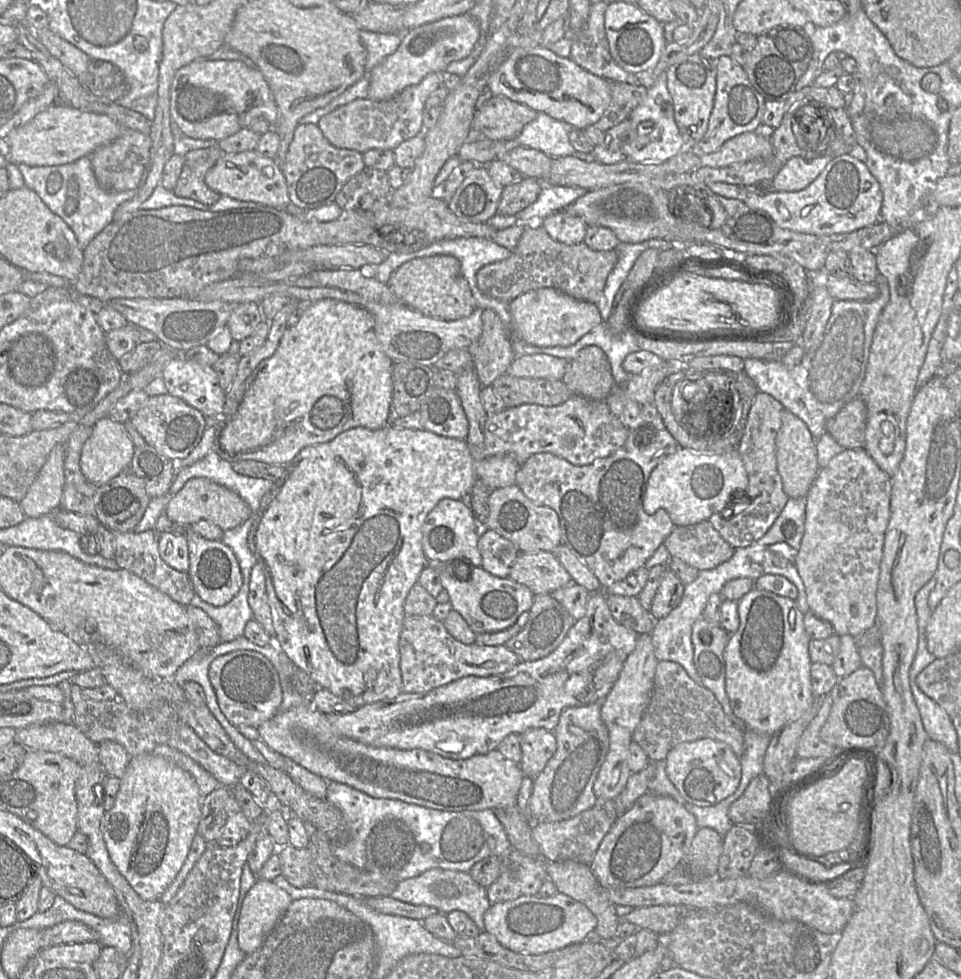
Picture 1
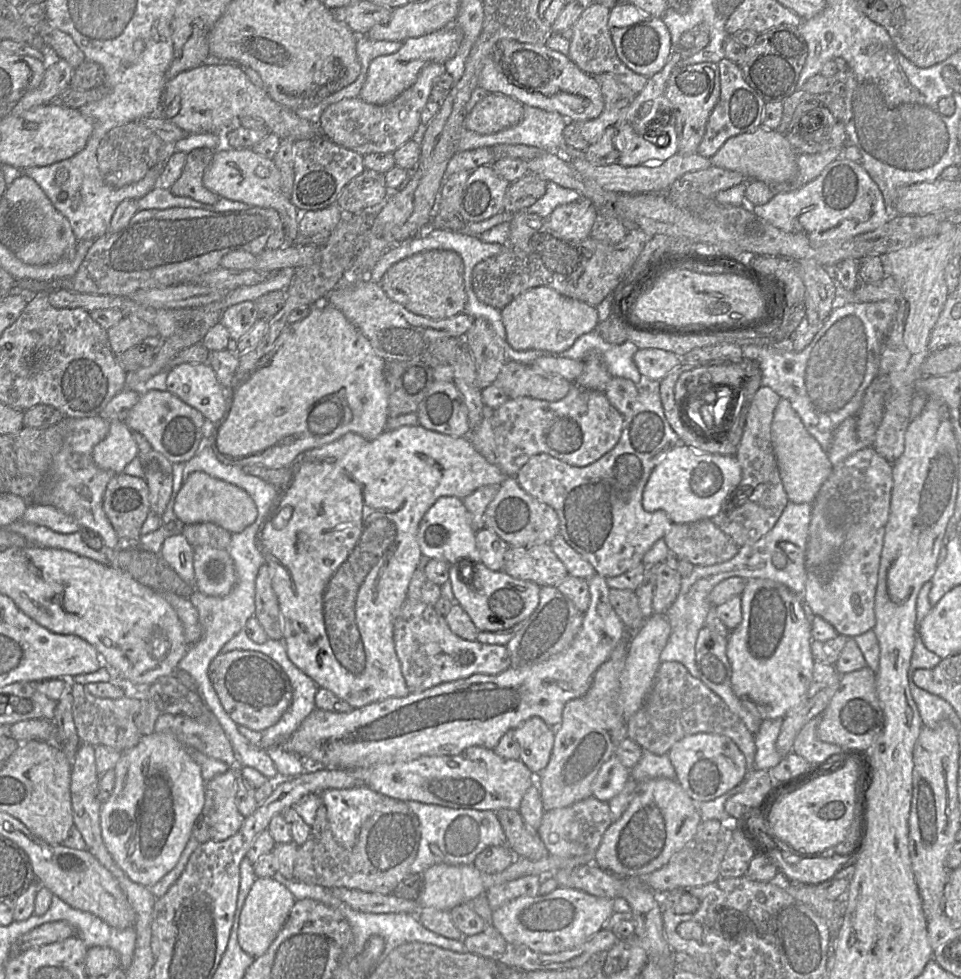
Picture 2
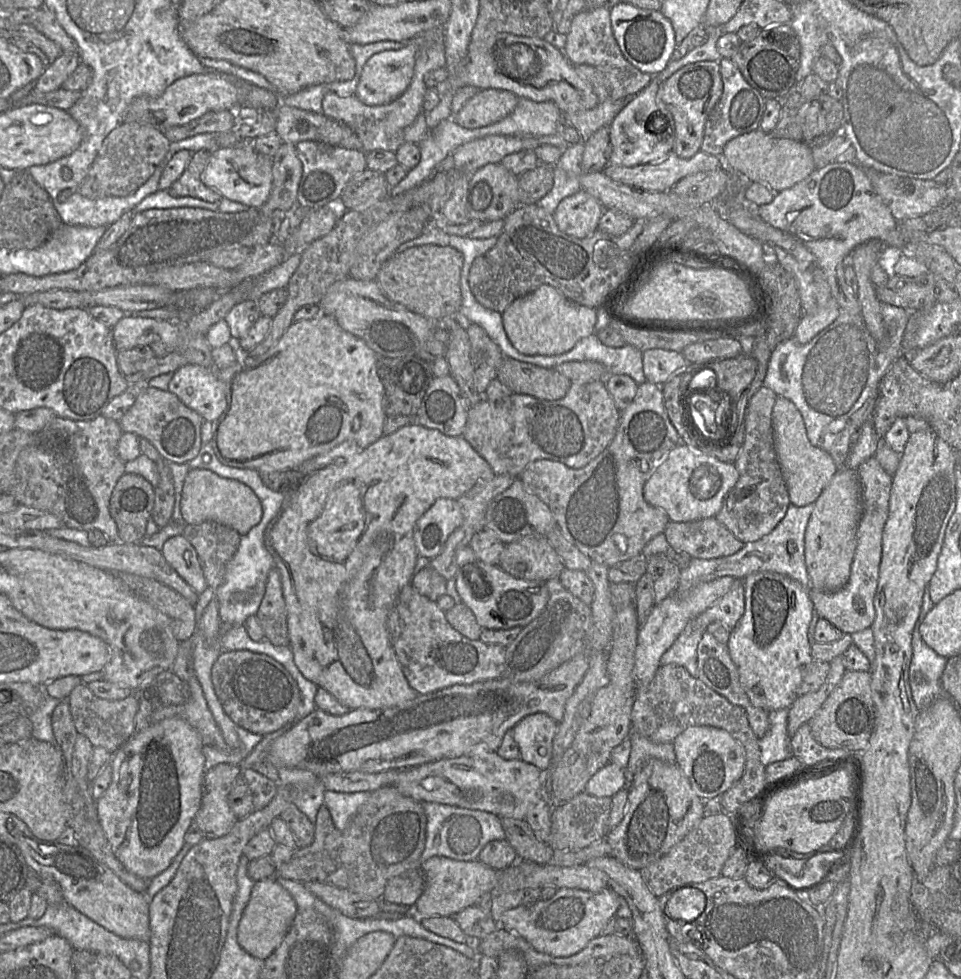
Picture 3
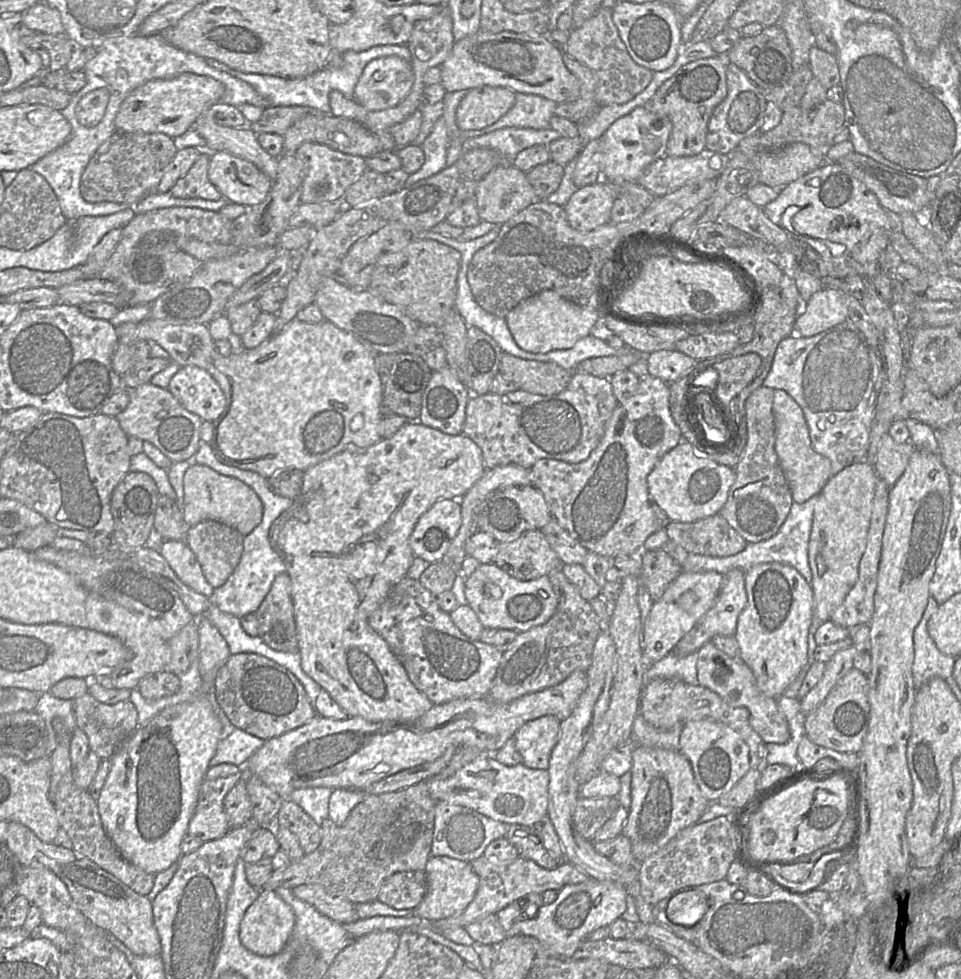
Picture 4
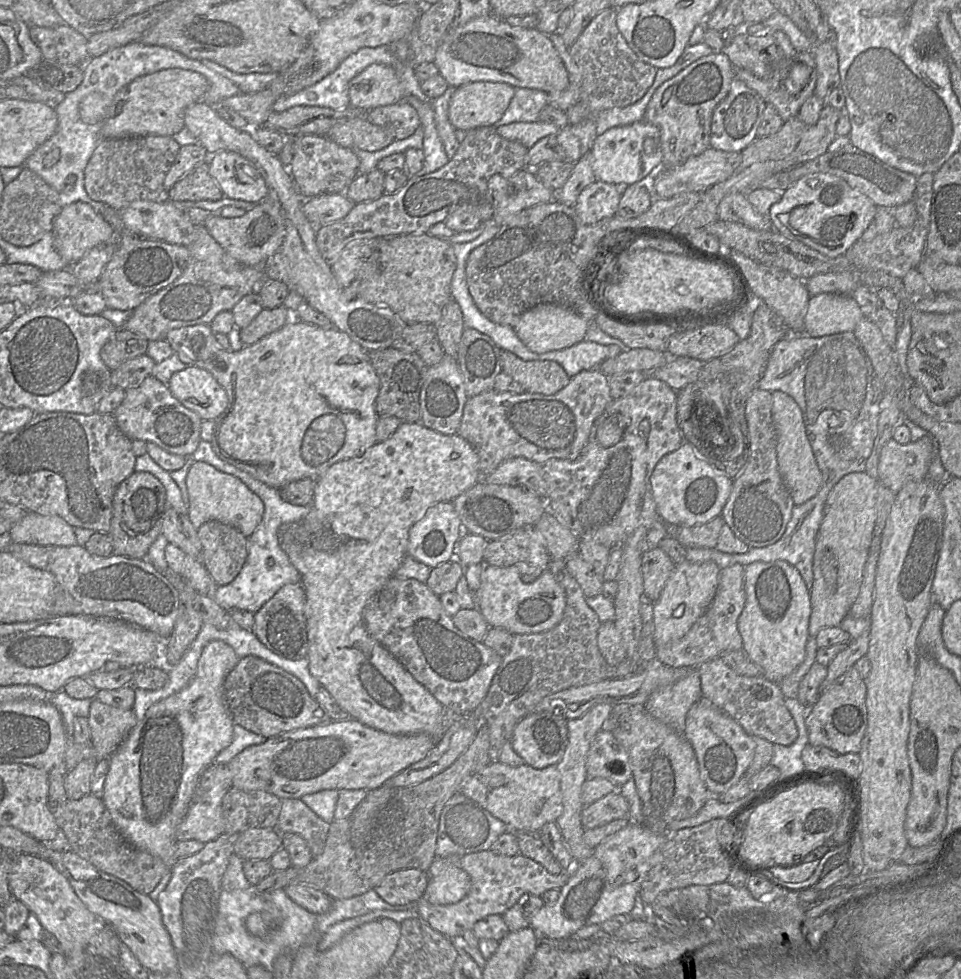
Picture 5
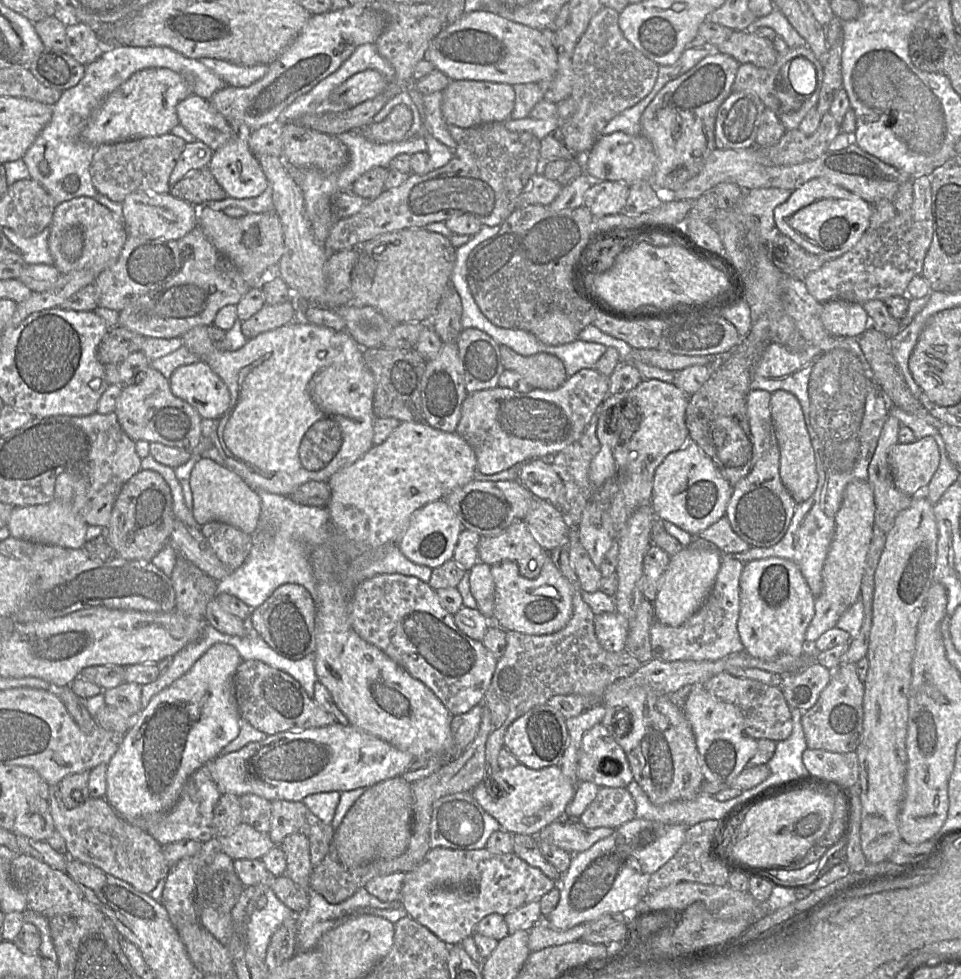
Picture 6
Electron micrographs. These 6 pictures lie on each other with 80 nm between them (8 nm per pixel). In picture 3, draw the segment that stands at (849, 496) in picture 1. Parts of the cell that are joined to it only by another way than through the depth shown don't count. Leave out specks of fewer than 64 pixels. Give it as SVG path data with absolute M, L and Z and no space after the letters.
M875 456L868 458L857 469L861 486L862 514L857 528L857 544L848 583L836 592L808 588L813 608L844 634L853 634L872 626L875 620L874 596L878 586L882 555L882 535L888 518L893 476L879 464Z

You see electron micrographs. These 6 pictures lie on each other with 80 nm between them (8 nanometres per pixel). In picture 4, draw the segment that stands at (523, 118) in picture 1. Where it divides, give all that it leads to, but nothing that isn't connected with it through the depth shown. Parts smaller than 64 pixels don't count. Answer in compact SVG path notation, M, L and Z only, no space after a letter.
M499 86L468 90L456 109L456 123L462 131L480 130L494 124L515 102L516 92Z

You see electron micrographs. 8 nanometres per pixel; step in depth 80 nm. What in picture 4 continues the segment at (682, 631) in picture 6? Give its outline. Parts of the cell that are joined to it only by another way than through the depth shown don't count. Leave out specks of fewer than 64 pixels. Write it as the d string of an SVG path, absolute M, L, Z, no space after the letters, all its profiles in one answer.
M739 568L730 570L724 575L724 581L720 593L712 607L694 624L694 626L675 645L672 653L677 656L686 656L698 650L714 636L722 635L733 637L737 628L740 613L747 604L745 589L745 571Z

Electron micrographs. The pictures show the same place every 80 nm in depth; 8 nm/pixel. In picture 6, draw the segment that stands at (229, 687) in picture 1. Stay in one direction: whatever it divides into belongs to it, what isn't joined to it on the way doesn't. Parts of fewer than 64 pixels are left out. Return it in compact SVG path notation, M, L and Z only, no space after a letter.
M259 660L239 664L234 676L234 694L241 718L267 736L337 723L333 715L308 696L296 679Z

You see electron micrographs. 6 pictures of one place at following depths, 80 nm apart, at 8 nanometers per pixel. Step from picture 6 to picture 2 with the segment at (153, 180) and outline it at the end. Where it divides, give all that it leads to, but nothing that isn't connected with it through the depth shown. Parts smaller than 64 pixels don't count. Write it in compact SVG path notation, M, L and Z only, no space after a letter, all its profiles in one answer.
M130 122L111 129L100 141L97 148L97 163L105 184L122 188L139 182L157 163L158 152L163 141L146 127Z

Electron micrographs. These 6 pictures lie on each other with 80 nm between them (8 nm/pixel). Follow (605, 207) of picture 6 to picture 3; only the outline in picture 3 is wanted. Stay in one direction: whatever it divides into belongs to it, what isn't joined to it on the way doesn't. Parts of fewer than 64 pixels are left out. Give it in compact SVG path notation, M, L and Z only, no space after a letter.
M584 190L562 200L553 213L558 228L565 234L585 238L597 229L604 207Z

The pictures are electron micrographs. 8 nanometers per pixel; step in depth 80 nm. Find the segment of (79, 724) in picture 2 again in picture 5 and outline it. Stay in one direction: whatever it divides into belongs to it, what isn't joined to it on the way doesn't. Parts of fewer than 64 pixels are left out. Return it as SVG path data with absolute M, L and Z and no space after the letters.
M93 699L87 716L91 745L98 756L108 758L137 724L133 709L122 709Z

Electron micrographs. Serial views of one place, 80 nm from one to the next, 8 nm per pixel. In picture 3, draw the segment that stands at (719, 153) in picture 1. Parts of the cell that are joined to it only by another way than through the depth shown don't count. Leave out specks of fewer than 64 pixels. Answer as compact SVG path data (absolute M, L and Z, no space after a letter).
M760 128L730 140L725 145L721 158L729 170L742 173L750 182L765 184L774 192L794 186L816 169L810 144L777 138Z

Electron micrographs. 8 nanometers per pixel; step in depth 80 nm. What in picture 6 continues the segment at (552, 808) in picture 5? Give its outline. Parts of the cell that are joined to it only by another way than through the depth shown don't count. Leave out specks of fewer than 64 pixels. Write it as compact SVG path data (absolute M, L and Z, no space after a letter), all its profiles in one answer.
M519 763L513 768L500 769L492 782L499 789L498 796L494 797L490 783L485 781L480 782L471 793L481 807L500 823L501 828L513 835L537 836L544 827L564 817L576 790L557 765L535 770Z

